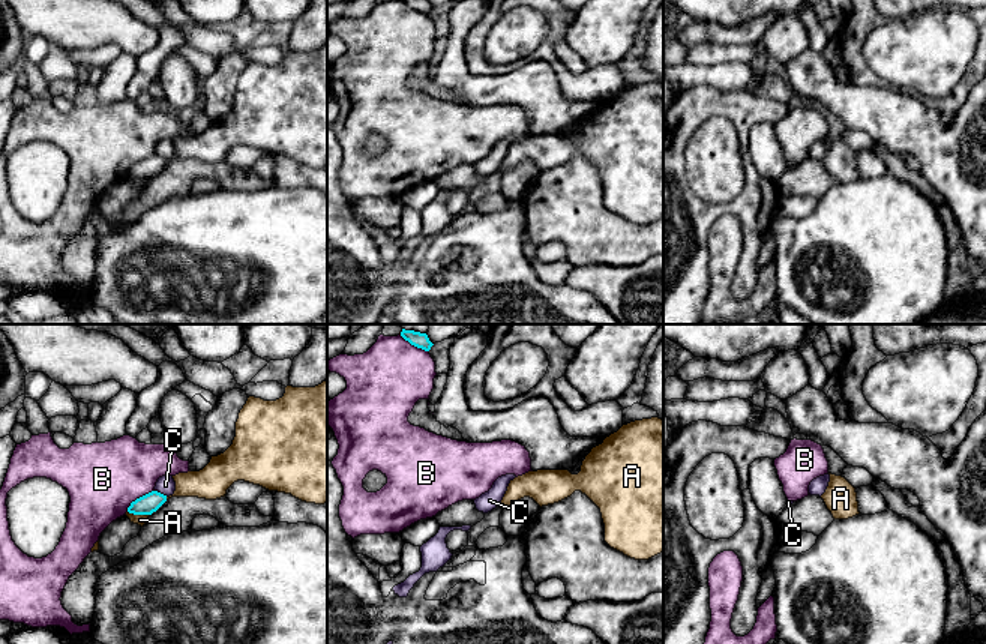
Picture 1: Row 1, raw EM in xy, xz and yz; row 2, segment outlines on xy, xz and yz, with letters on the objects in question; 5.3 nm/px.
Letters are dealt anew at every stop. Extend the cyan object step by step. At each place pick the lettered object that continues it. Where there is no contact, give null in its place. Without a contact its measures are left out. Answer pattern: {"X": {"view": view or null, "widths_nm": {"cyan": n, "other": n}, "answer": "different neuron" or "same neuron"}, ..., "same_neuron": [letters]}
{"A": {"view": "xy", "widths_nm": {"cyan": 110, "other": 60}, "answer": "different neuron"}, "B": {"view": "xy", "widths_nm": {"cyan": 110, "other": 400}, "answer": "different neuron"}, "C": {"view": "xy", "widths_nm": {"cyan": 110, "other": 100}, "answer": "different neuron"}, "same_neuron": []}

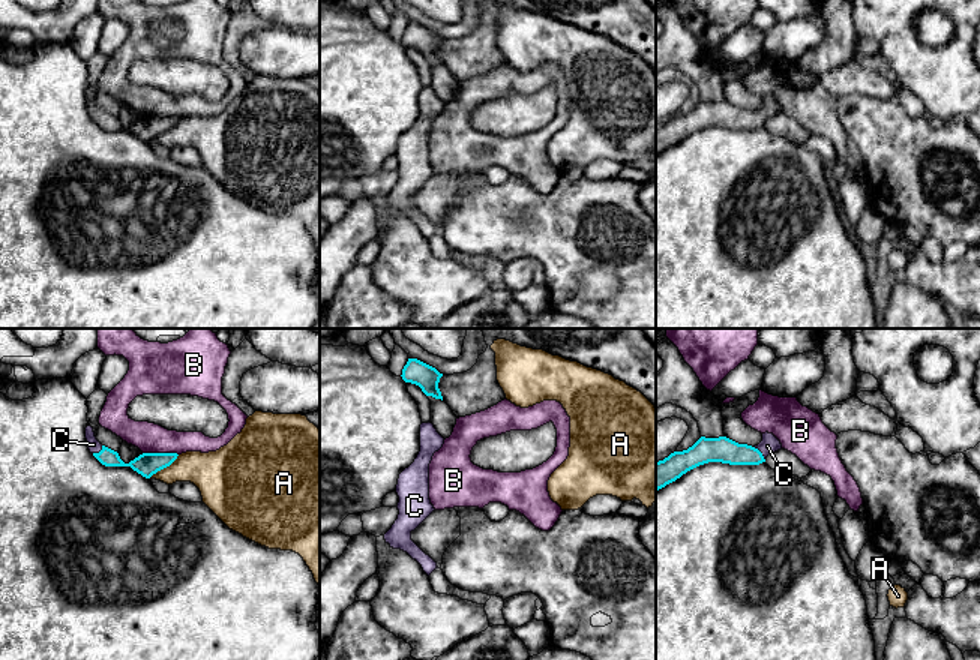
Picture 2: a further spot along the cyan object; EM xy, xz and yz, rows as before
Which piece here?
{"A": {"view": "xy", "widths_nm": {"cyan": 130, "other": 220}, "answer": "different neuron"}, "B": {"view": "xy", "widths_nm": {"cyan": 130, "other": 160}, "answer": "different neuron"}, "C": {"view": "yz", "widths_nm": {"cyan": 140, "other": 90}, "answer": "same neuron"}, "same_neuron": ["C"]}

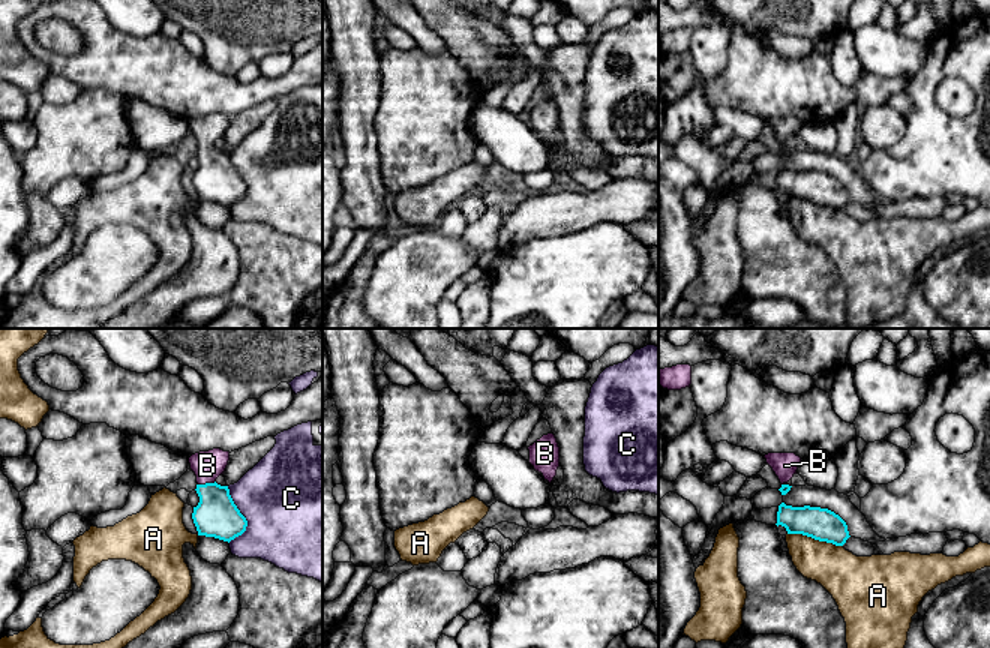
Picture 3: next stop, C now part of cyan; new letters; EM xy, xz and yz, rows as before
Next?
{"A": {"view": "yz", "widths_nm": {"cyan": 180, "other": 240}, "answer": "different neuron"}, "B": {"view": "xy", "widths_nm": {"cyan": 240, "other": 160}, "answer": "same neuron"}, "C": {"view": "xy", "widths_nm": {"cyan": 240, "other": 480}, "answer": "different neuron"}, "same_neuron": ["B"]}

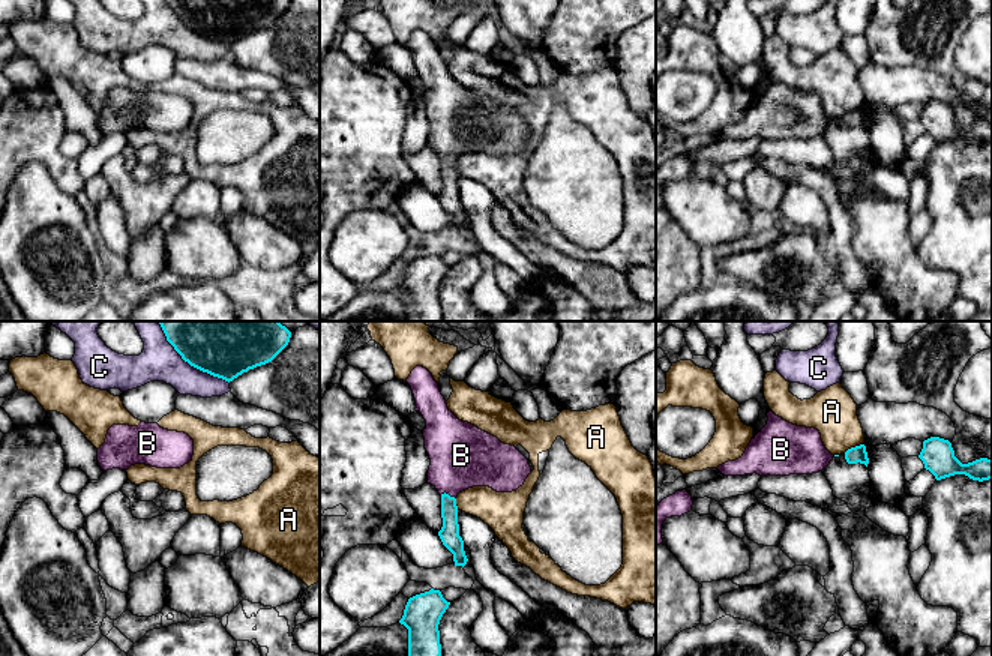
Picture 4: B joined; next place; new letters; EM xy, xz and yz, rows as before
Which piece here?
{"A": {"view": "yz", "widths_nm": {"cyan": 90, "other": 240}, "answer": "different neuron"}, "B": {"view": "xz", "widths_nm": {"cyan": 110, "other": 340}, "answer": "same neuron"}, "C": {"view": "xy", "widths_nm": {"cyan": 240, "other": 200}, "answer": "different neuron"}, "same_neuron": ["B"]}

